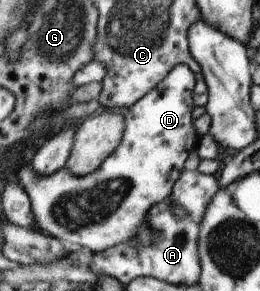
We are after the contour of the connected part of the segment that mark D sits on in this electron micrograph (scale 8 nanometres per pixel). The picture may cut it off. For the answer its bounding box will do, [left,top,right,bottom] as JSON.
[17,64,200,254]

